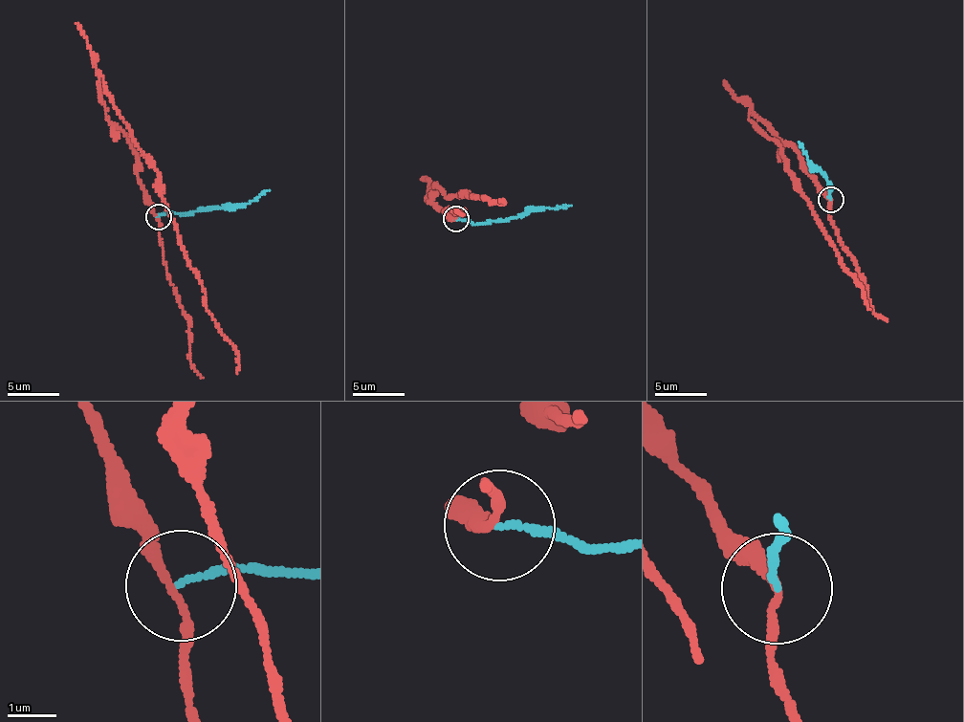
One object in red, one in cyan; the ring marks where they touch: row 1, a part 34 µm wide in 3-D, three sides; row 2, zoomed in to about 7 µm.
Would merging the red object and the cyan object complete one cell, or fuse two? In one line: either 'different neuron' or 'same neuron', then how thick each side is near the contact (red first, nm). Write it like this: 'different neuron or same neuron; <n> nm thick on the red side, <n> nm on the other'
different neuron; 140 nm thick on the red side, 140 nm on the other

